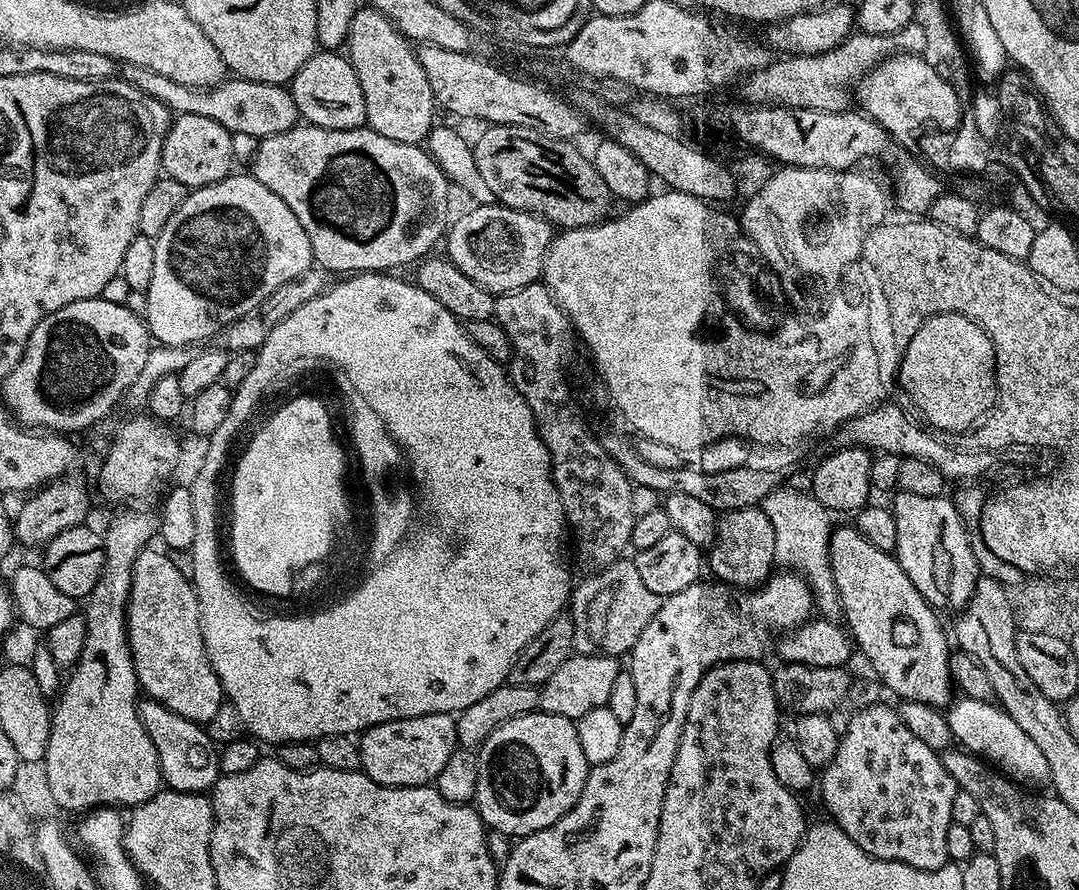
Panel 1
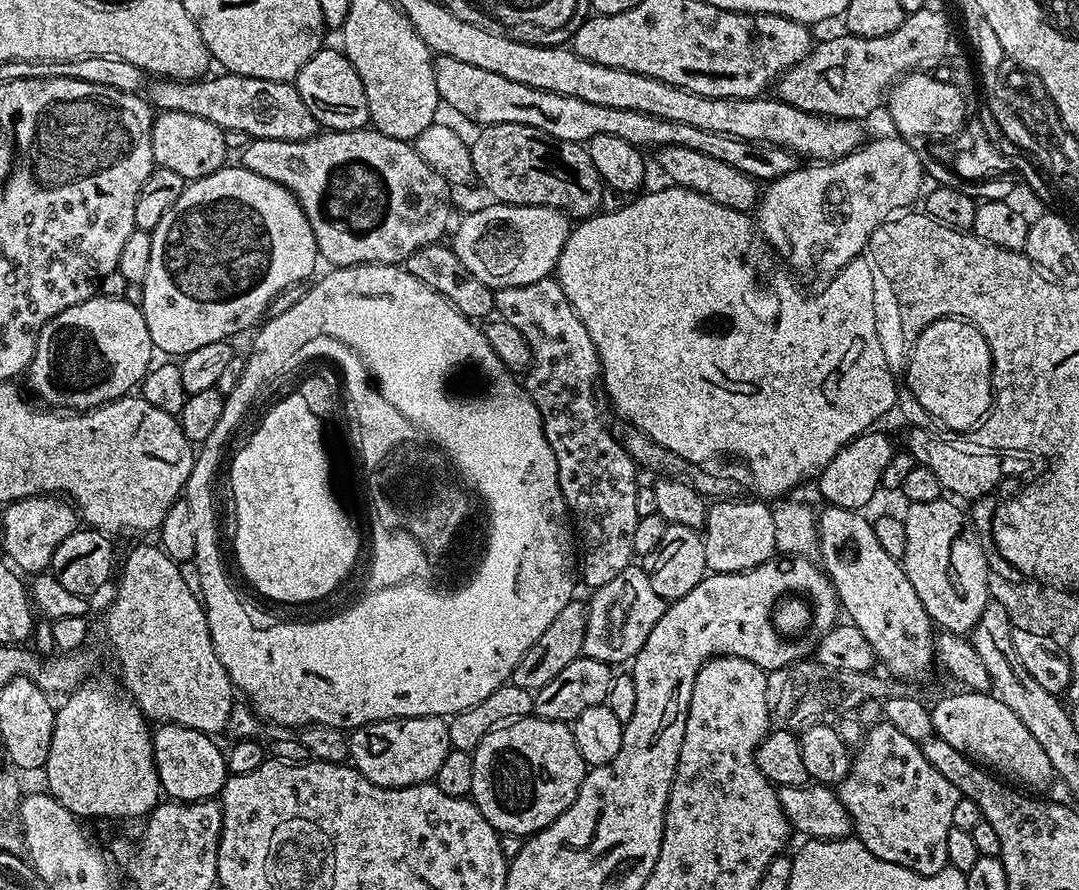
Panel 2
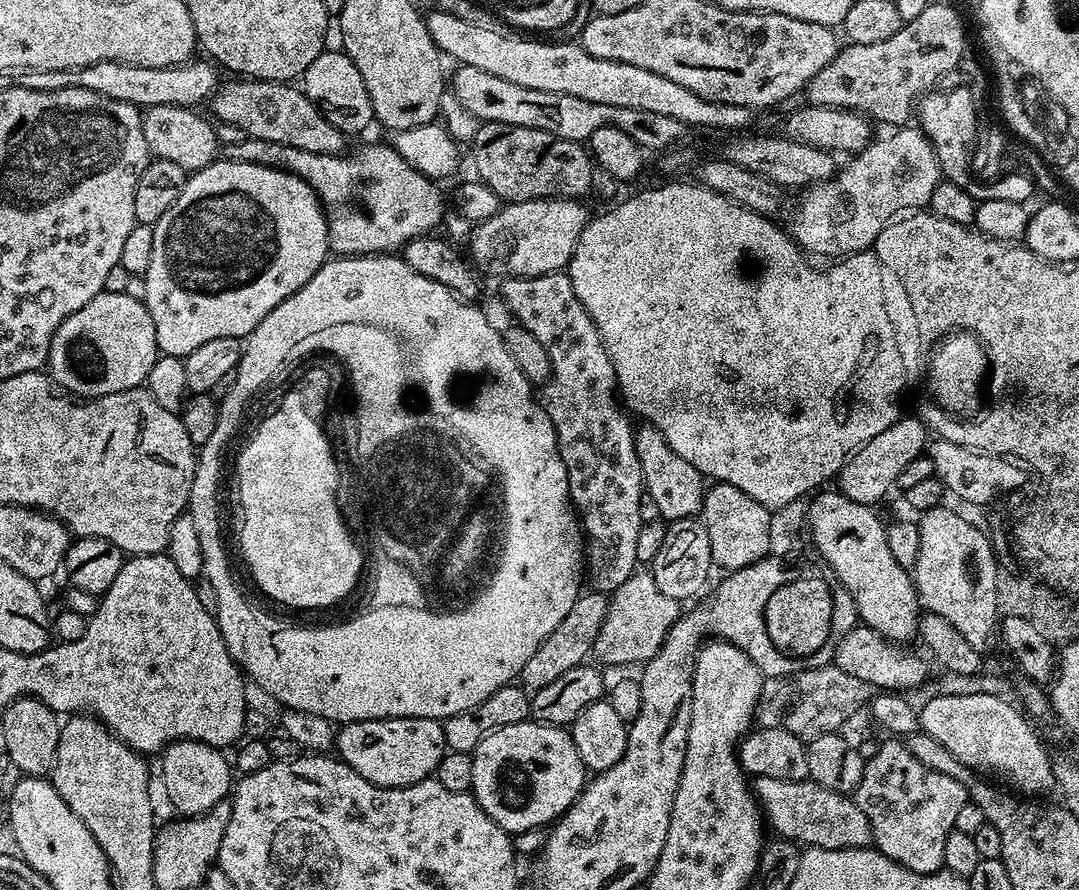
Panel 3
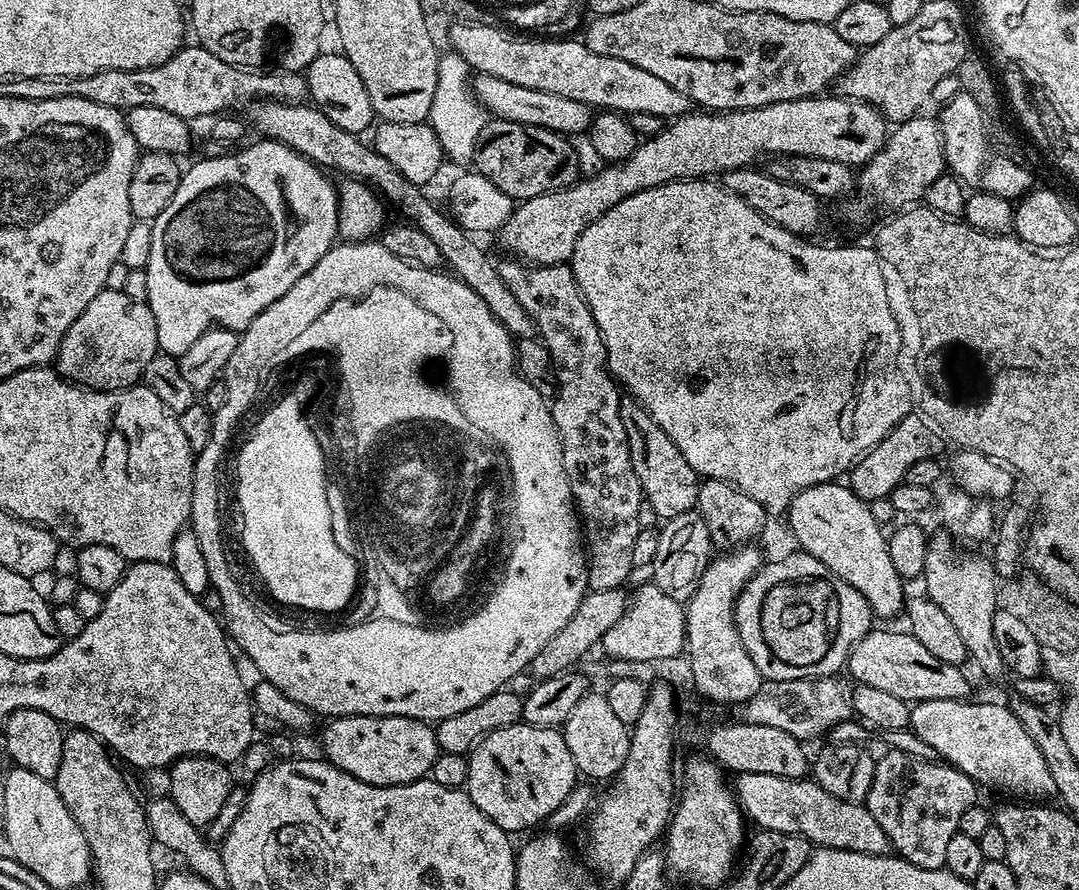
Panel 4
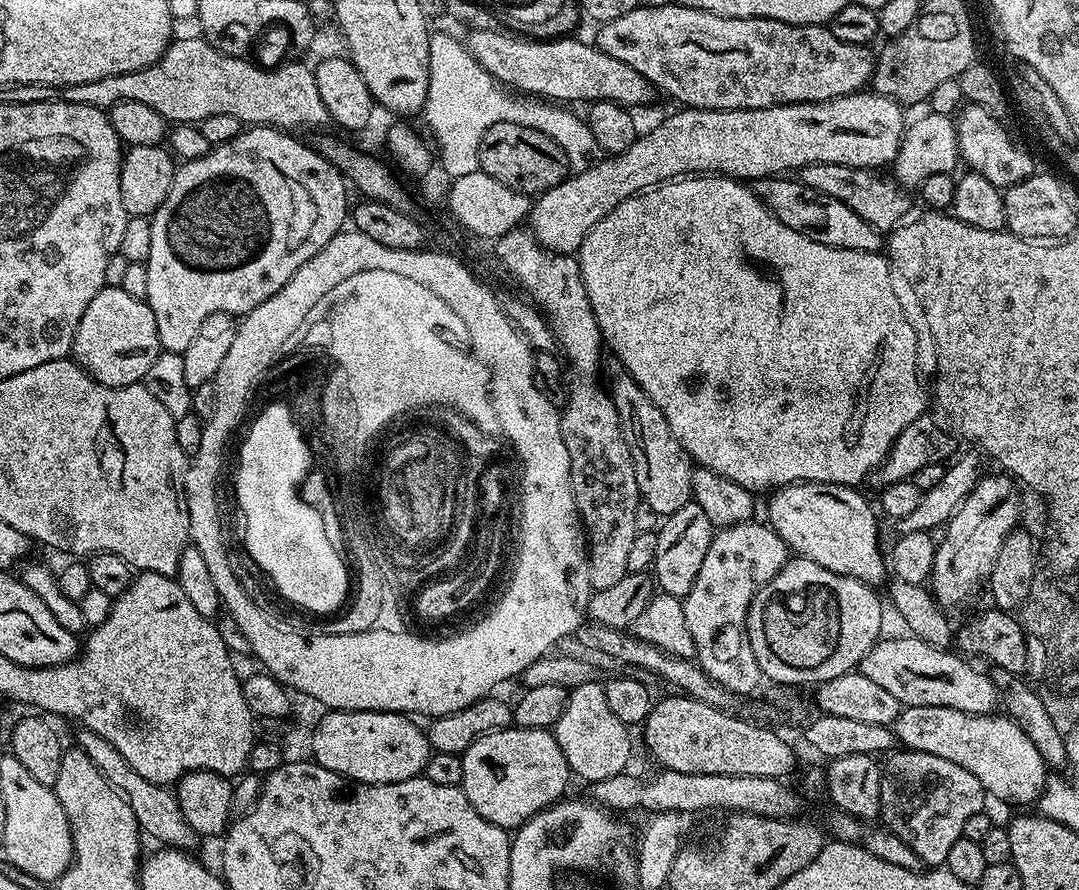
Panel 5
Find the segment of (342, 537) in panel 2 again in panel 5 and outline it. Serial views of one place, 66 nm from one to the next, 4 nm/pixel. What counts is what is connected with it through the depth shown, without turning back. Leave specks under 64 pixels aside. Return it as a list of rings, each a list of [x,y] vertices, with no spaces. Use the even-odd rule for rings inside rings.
[[[265,407],[261,412],[261,416],[248,428],[248,437],[245,438],[244,445],[240,448],[240,469],[236,472],[236,500],[240,503],[241,514],[244,515],[244,544],[248,547],[248,552],[252,555],[253,562],[260,567],[257,569],[268,577],[271,587],[275,588],[285,601],[308,604],[308,608],[332,608],[332,604],[349,599],[350,582],[348,586],[348,568],[344,565],[343,560],[345,557],[342,555],[342,552],[334,550],[334,546],[331,545],[331,540],[326,534],[328,524],[324,520],[318,520],[314,512],[309,511],[309,508],[300,503],[302,494],[300,483],[306,478],[307,480],[309,479],[314,465],[313,449],[311,447],[308,449],[308,444],[304,441],[304,436],[300,433],[299,426],[296,425],[297,417],[295,415],[289,414],[284,408],[269,409]]]

